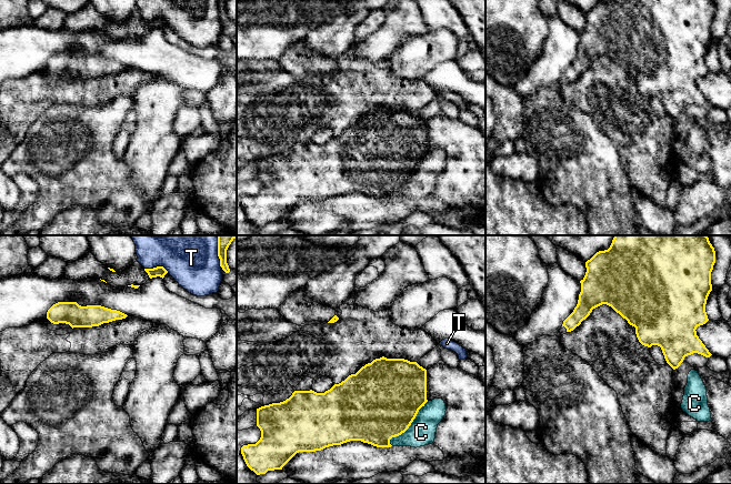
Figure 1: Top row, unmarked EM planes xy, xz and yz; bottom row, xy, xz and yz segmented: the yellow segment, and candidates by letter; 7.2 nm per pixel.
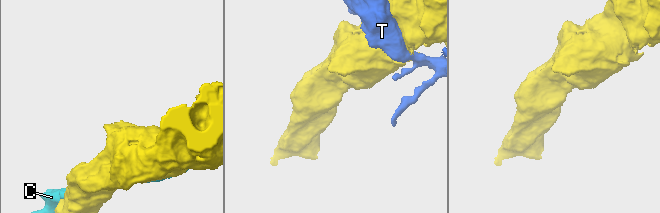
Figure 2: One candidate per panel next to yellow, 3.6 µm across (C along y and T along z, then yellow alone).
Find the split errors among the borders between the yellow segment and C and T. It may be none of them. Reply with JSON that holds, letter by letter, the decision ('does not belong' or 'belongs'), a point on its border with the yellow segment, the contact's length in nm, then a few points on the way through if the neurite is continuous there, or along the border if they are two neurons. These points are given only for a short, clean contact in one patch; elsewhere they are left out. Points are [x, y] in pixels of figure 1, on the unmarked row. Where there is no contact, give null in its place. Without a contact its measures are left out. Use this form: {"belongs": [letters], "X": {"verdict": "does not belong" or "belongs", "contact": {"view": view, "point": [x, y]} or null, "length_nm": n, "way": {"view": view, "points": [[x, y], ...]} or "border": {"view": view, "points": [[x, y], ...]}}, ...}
{"belongs": [], "C": {"verdict": "does not belong", "contact": {"view": "xz", "point": [409, 177]}, "length_nm": 420}, "T": {"verdict": "does not belong", "contact": {"view": "xy", "point": [157, 18]}, "length_nm": 180}}

